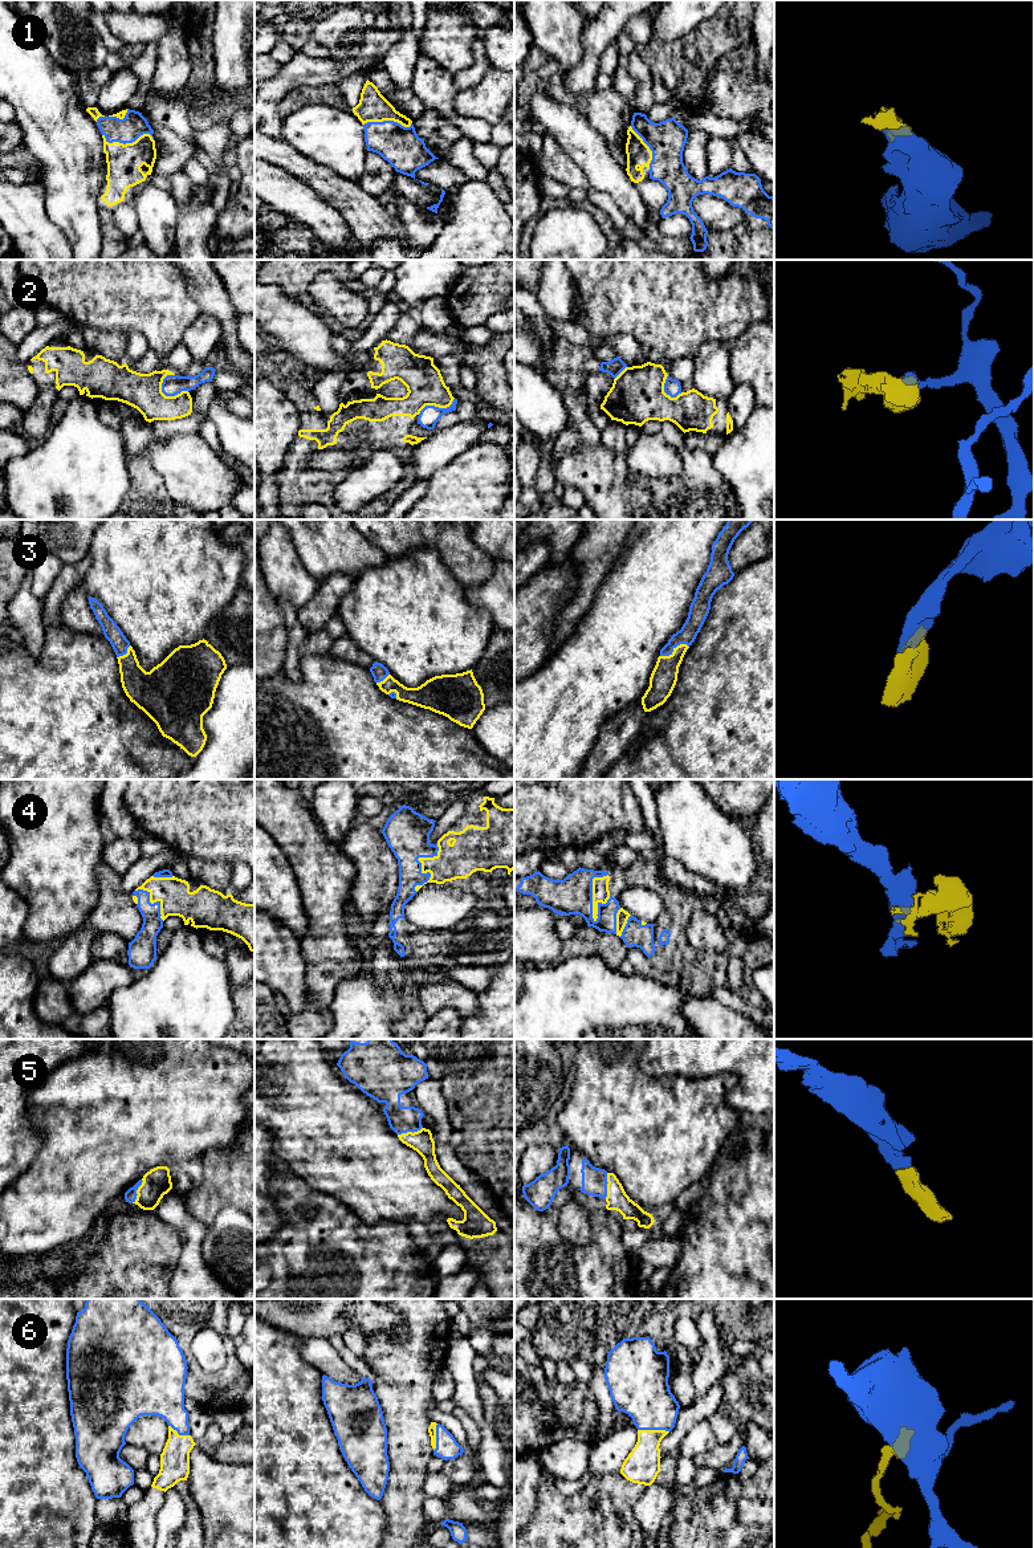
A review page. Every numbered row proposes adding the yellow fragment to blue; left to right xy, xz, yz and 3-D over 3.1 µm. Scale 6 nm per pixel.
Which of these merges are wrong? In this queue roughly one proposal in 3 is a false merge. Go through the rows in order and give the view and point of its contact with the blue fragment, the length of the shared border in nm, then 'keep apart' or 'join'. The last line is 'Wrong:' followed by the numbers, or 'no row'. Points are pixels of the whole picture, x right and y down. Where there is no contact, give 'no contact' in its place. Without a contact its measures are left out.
1: xy (127, 142) | 320 nm | join
2: xy (169, 395) | 180 nm | keep apart
3: yz (672, 650) | 190 nm | join
4: yz (591, 893) | 300 nm | join
5: yz (606, 1186) | 160 nm | join
6: yz (654, 1429) | 190 nm | join
Wrong: 2

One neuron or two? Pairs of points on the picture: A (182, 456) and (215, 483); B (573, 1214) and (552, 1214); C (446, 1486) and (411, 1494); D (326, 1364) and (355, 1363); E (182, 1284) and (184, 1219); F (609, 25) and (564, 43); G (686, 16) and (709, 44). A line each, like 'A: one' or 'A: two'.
A: one
B: two
C: two
D: two
E: one
F: two
G: two

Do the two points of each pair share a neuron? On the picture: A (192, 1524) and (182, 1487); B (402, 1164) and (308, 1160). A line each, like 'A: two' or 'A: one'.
A: one
B: one

